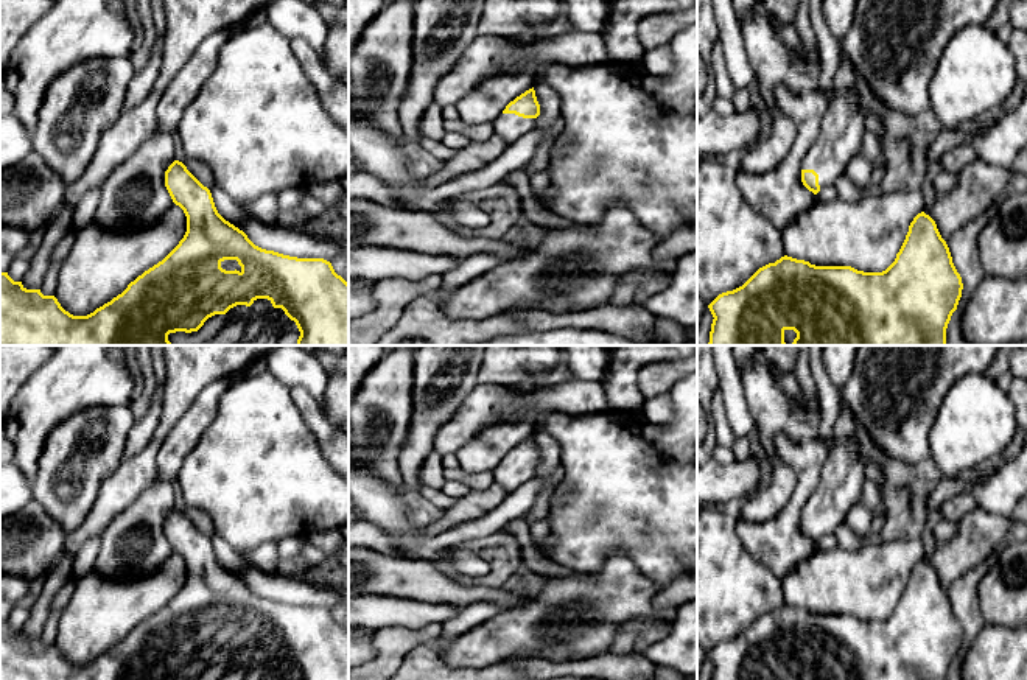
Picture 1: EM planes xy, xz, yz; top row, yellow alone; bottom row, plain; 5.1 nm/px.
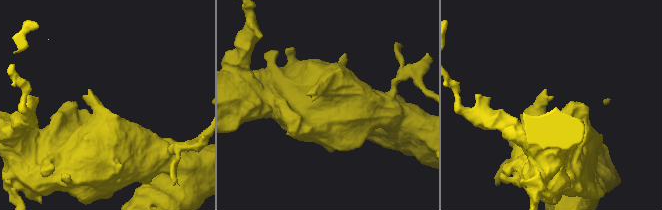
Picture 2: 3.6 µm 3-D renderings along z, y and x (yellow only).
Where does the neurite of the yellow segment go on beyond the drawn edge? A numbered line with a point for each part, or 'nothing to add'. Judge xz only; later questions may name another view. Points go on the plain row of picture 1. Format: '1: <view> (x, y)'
1: xz (509, 475)

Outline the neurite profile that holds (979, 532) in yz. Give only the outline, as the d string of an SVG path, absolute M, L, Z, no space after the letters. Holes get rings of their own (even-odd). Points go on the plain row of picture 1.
M976 507L957 521L957 534L951 540L943 542L934 554L926 554L924 562L935 570L941 587L948 591L960 577L980 565L1008 540L1011 523L1011 518Z

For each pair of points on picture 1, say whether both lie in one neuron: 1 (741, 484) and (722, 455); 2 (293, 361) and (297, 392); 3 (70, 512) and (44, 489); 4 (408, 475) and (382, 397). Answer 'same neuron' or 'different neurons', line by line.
1: different neurons
2: different neurons
3: same neuron
4: different neurons

